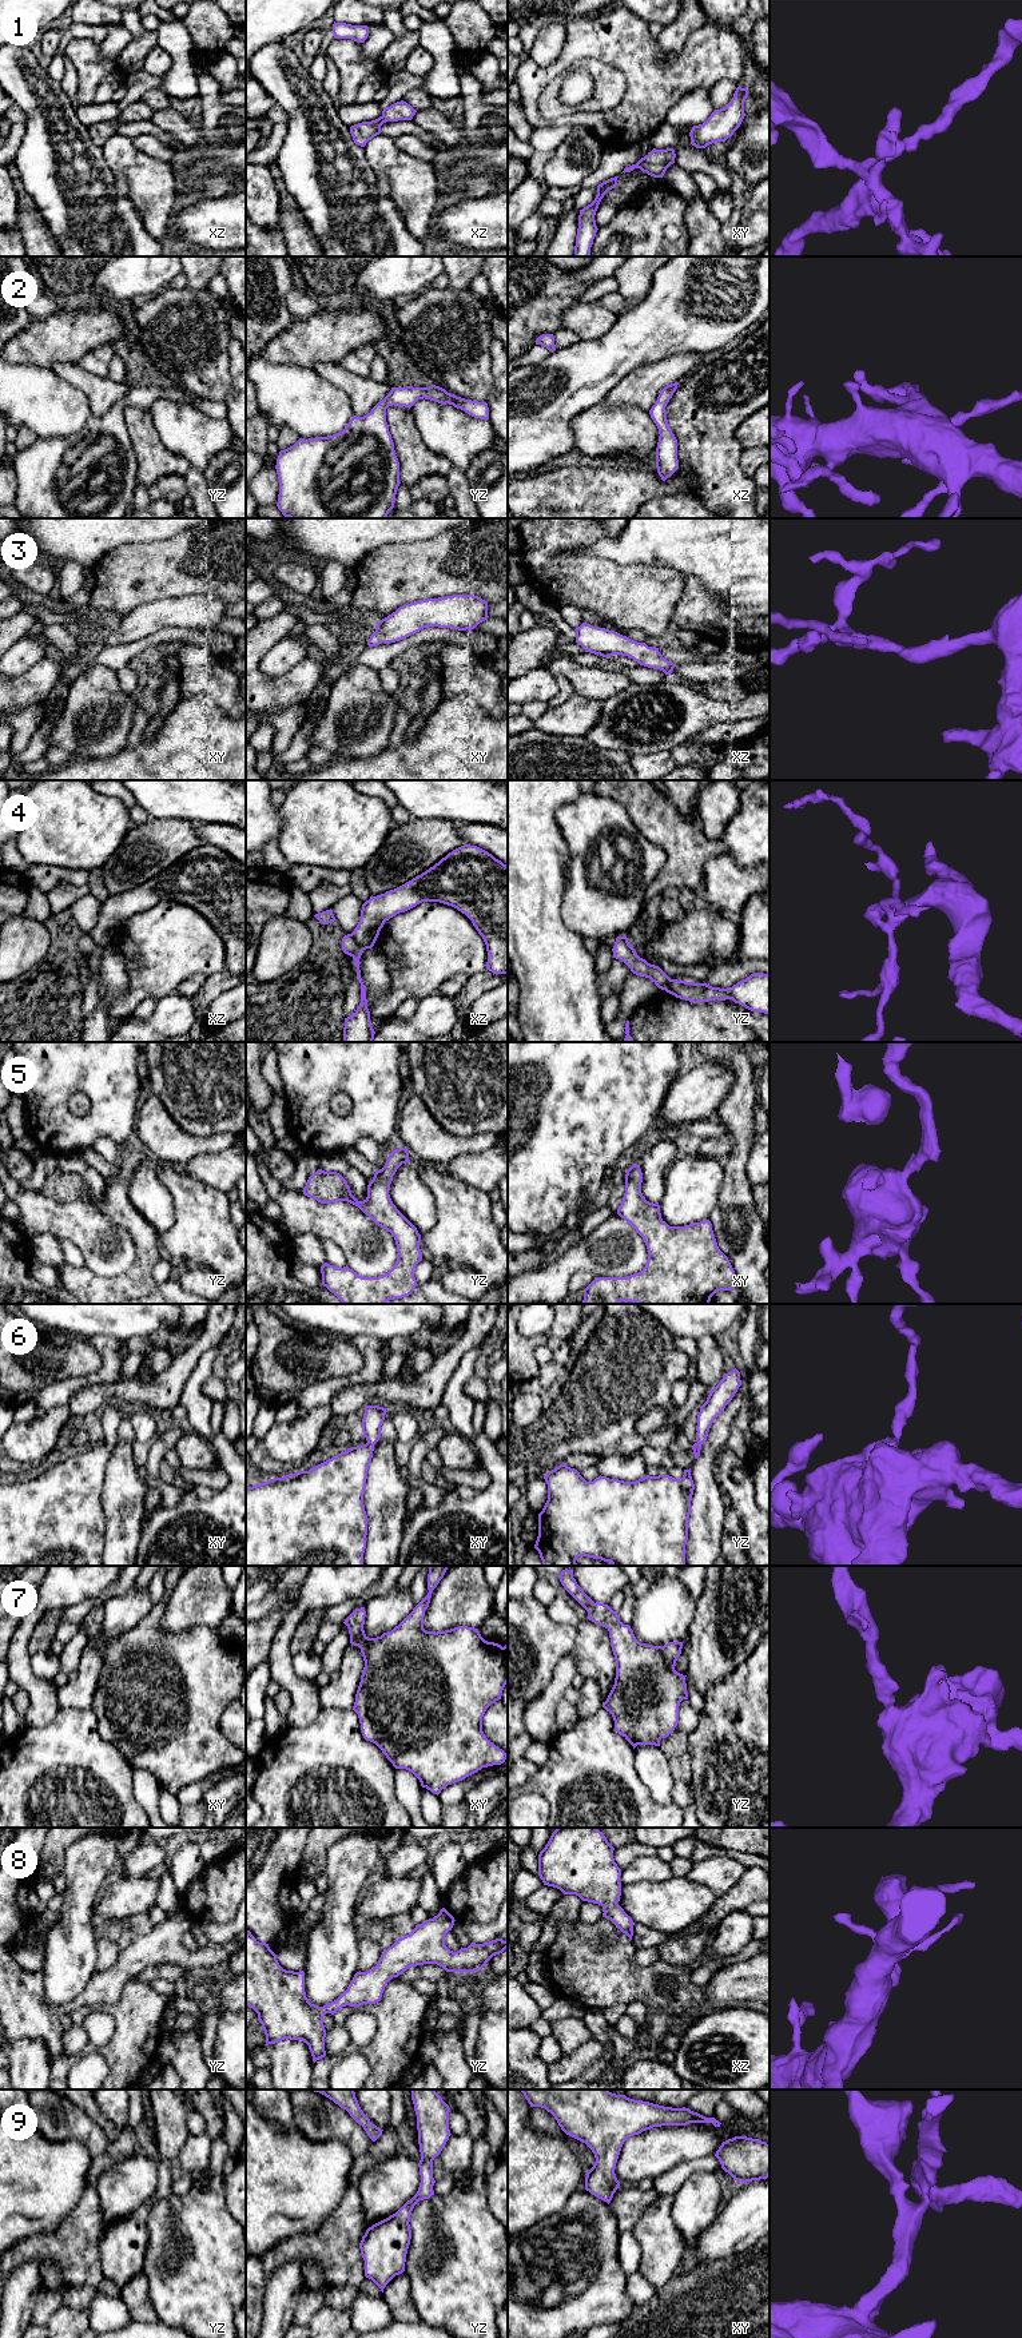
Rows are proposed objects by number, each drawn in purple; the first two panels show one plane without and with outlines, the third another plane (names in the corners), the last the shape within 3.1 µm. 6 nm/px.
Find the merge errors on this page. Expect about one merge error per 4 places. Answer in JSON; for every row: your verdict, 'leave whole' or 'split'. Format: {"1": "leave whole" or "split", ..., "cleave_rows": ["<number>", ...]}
{"1": "leave whole", "2": "leave whole", "3": "leave whole", "4": "split", "5": "leave whole", "6": "leave whole", "7": "leave whole", "8": "leave whole", "9": "leave whole", "cleave_rows": ["4"]}

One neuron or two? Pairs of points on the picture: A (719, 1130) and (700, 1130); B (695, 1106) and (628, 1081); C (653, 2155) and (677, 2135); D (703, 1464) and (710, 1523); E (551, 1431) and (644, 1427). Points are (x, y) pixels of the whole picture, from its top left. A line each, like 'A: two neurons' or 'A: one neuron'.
A: one neuron
B: two neurons
C: one neuron
D: one neuron
E: two neurons

